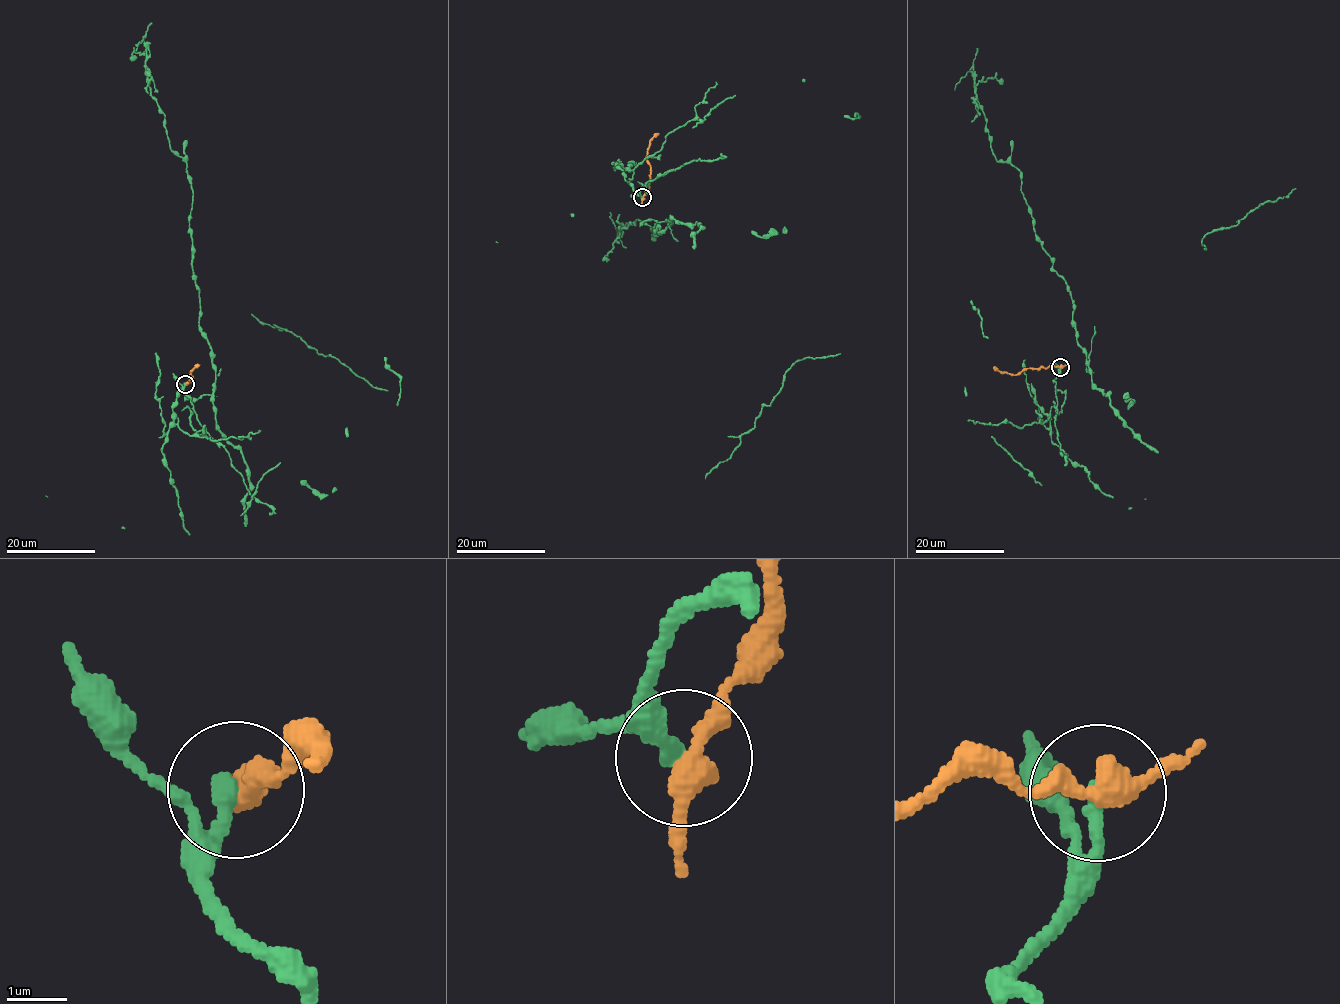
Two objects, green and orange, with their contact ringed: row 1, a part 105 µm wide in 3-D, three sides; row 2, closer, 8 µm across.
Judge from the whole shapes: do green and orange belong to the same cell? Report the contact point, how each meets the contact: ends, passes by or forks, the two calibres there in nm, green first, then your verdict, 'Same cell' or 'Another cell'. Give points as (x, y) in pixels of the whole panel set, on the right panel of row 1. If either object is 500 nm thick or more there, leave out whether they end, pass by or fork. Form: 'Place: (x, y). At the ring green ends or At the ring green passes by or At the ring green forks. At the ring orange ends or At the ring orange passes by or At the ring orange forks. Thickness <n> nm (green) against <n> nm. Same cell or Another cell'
Place: (1060, 367). At the ring green ends. At the ring orange passes by. Thickness 280 nm (green) against 380 nm. Another cell

